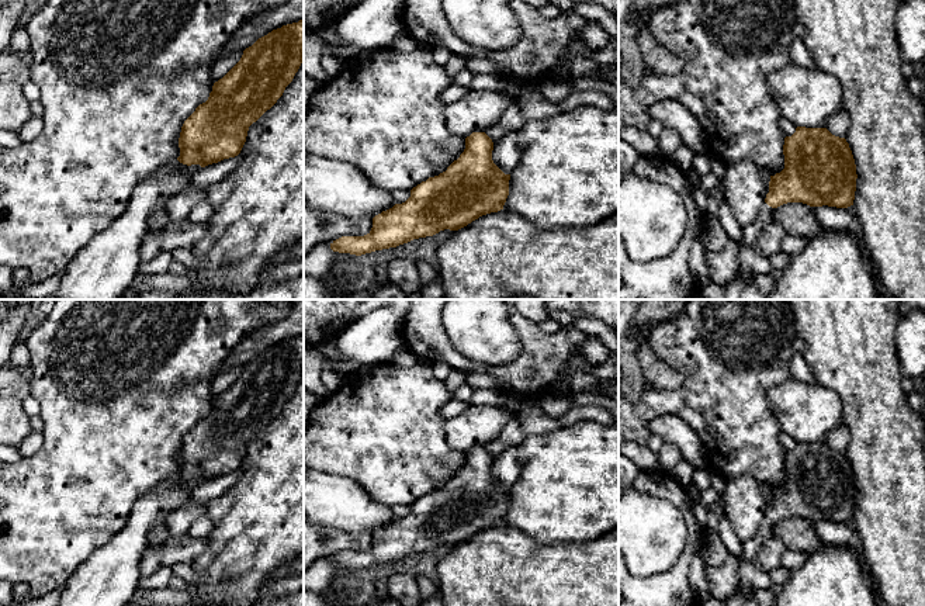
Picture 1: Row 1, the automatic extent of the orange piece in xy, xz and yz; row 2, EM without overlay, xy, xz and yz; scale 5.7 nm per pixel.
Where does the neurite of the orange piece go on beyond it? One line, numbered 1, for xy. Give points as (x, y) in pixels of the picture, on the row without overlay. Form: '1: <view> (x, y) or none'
1: none

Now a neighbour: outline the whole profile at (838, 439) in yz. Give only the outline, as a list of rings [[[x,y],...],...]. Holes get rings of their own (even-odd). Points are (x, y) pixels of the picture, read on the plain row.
[[[842,423],[827,434],[824,443],[827,443],[835,451],[846,453],[849,441],[850,441],[849,429]]]

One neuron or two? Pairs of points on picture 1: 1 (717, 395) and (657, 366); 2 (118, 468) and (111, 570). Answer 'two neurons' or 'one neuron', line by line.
1: two neurons
2: two neurons

